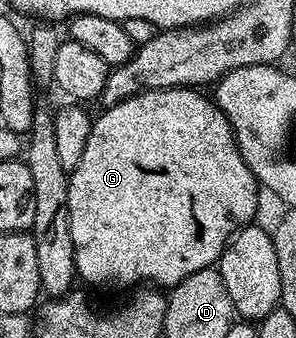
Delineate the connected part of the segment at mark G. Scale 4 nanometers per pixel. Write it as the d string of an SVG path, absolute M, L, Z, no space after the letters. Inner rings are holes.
M194 87L147 89L145 93L137 93L120 103L103 108L103 113L93 118L84 155L80 155L80 163L68 173L68 227L72 235L74 262L79 271L112 273L128 278L131 283L153 283L158 287L173 287L196 271L211 268L230 244L230 238L243 225L249 225L257 218L254 216L258 213L258 193L260 194L258 178L240 155L238 146L234 143L234 132L222 109L214 104L207 94L205 97L202 93L205 92Z

